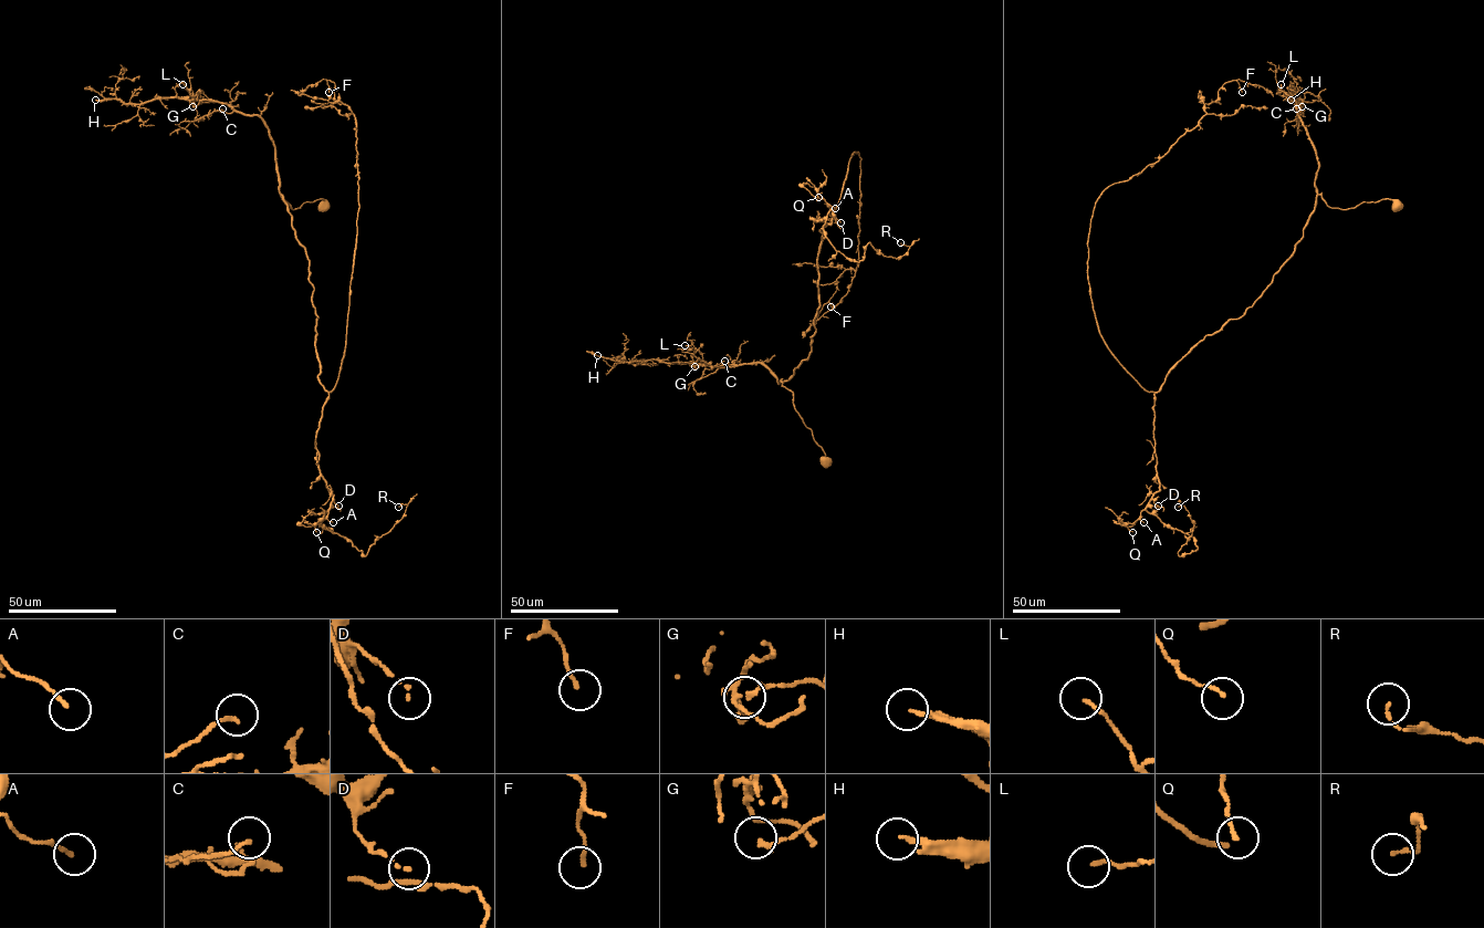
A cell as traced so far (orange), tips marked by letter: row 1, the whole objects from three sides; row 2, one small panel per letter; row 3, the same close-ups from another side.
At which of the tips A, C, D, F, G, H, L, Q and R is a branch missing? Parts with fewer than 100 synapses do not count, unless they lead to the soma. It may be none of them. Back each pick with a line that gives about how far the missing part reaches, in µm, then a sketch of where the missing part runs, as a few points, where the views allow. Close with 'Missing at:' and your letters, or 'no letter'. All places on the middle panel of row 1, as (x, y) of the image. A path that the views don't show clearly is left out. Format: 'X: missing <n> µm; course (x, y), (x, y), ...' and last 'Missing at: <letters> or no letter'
H: missing 80 µm; course (597, 355), (574, 347), (546, 348), (525, 337), (507, 320)
Missing at: H

